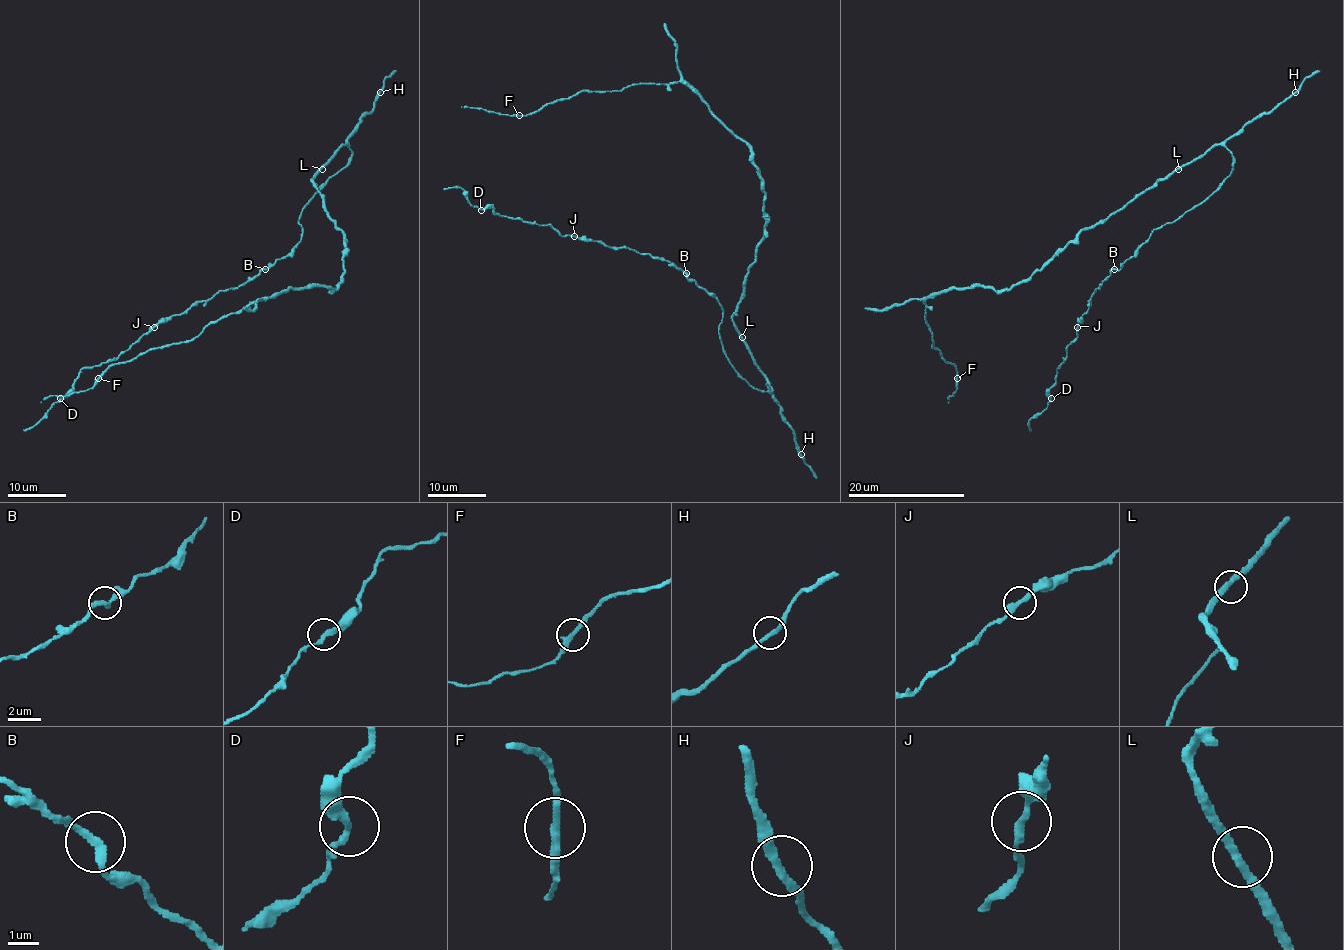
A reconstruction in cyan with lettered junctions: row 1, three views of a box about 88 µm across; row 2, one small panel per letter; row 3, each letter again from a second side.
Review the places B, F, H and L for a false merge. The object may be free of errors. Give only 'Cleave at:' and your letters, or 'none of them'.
Cleave at: none of them

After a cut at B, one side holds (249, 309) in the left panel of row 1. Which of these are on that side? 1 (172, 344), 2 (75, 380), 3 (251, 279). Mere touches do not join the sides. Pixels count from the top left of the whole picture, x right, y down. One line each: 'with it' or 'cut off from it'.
1: with it
2: cut off from it
3: cut off from it

